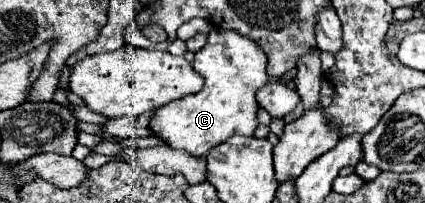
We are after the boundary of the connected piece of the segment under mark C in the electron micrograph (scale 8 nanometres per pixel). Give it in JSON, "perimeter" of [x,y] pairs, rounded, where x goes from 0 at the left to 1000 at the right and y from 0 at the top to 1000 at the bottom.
{"perimeter":[[[496,143],[482,232],[459,261],[454,340],[482,379],[482,429],[459,468],[440,468],[421,498],[402,498],[402,507],[384,517],[355,586],[360,655],[369,675],[388,685],[398,724],[431,734],[459,773],[482,773],[492,754],[492,734],[534,695],[548,665],[591,675],[609,616],[609,596],[605,596],[609,517],[605,517],[600,458],[609,429],[619,429],[633,399],[628,281],[609,241],[609,222],[600,222],[600,202],[591,202],[586,182],[572,182],[567,163],[553,163],[544,143]]]}

